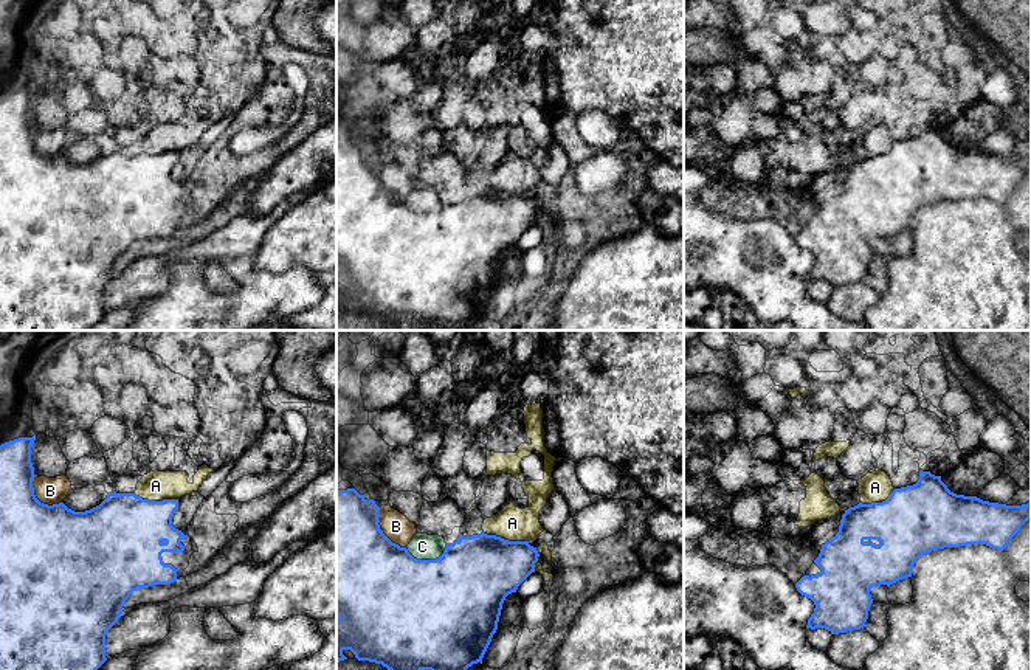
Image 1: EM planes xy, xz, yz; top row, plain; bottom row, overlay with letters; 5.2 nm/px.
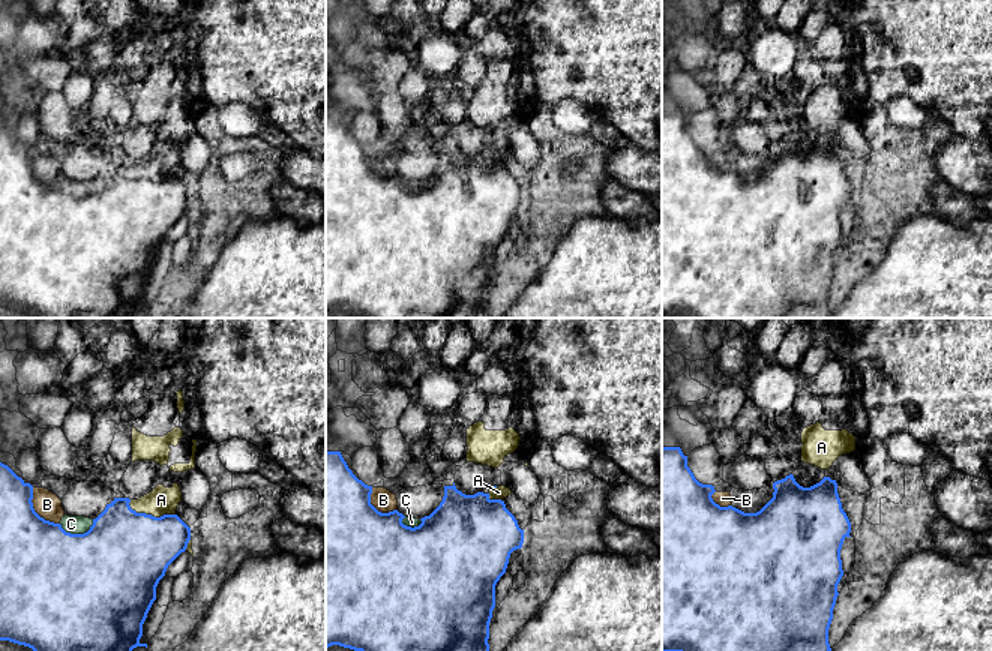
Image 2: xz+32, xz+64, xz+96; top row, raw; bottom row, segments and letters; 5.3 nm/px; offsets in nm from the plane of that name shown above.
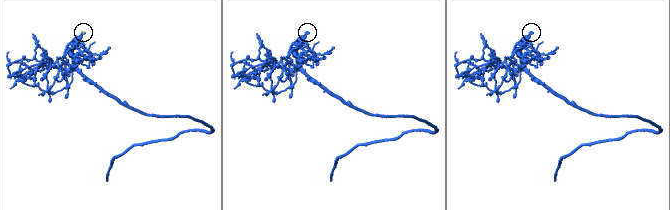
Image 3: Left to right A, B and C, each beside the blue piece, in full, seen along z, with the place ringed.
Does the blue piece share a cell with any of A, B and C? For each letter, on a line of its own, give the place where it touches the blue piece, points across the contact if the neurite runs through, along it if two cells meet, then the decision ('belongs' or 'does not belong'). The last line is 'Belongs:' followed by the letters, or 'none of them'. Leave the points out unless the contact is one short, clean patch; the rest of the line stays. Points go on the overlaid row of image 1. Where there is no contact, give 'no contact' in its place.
A: xz (506, 540) | along xz (482, 532), (499, 535), (506, 540), (527, 542) | does not belong
B: xy (37, 500) | along xy (33, 476), (33, 493), (41, 501), (48, 504), (62, 503) | does not belong
C: xz (427, 560) | along xz (447, 545), (434, 559), (416, 559), (405, 548) | does not belong
Belongs: none of them

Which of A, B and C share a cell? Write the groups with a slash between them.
A B C

